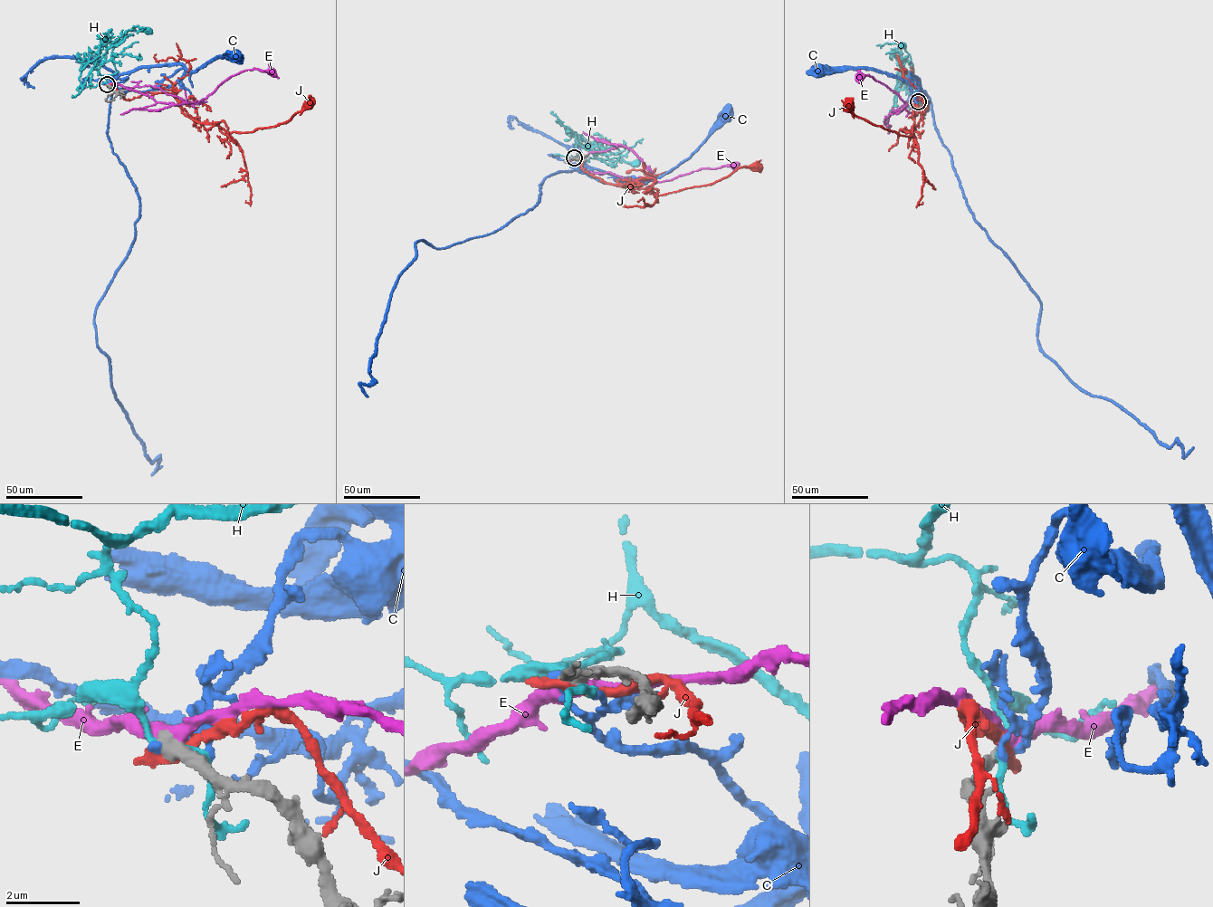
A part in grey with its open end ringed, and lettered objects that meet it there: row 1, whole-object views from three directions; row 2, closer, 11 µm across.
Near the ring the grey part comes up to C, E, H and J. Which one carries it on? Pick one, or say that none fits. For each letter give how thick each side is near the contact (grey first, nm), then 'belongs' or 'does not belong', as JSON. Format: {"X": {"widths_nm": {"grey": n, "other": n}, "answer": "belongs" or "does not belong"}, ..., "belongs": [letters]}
{"C": {"widths_nm": {"grey": 360, "other": 240}, "answer": "does not belong"}, "E": {"widths_nm": {"grey": 360, "other": 400}, "answer": "does not belong"}, "H": {"widths_nm": {"grey": 360, "other": 140}, "answer": "does not belong"}, "J": {"widths_nm": {"grey": 380, "other": 320}, "answer": "does not belong"}, "belongs": []}

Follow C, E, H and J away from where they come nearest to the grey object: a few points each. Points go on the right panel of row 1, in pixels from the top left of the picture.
C: (918, 102), (921, 90), (917, 77), (908, 74), (904, 81), (871, 69), (846, 68), (834, 72), (817, 68)
E: (918, 101), (905, 102), (885, 117), (901, 111), (905, 103), (898, 95), (873, 76), (860, 77)
H: (918, 102), (911, 59), (903, 46)
J: (918, 102), (916, 110), (925, 114), (923, 102), (918, 124), (901, 130), (915, 137), (873, 125), (848, 105)

